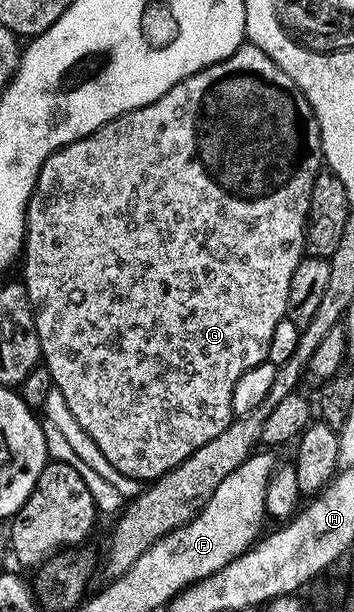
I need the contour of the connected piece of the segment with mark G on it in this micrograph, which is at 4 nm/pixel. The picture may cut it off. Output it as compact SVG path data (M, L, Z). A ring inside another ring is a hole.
M244 42L243 46L236 49L227 59L222 59L219 63L209 65L205 69L185 77L177 85L173 85L173 89L169 89L169 93L157 97L157 101L132 111L126 111L124 115L119 115L113 121L101 125L93 133L65 145L60 151L49 156L45 165L41 165L41 173L37 177L31 200L27 206L27 237L23 240L21 252L21 264L23 263L21 279L27 288L26 302L35 310L35 328L43 350L41 359L49 369L54 390L62 393L65 397L65 405L69 405L73 417L77 417L81 429L85 429L85 433L89 433L89 437L93 437L93 441L97 441L97 449L101 449L101 453L105 453L105 457L109 457L109 465L115 466L117 473L125 473L125 477L133 477L140 481L154 481L181 461L185 461L185 457L189 457L194 451L201 449L201 445L205 445L205 441L213 441L213 437L220 435L231 423L233 418L231 402L237 381L245 371L267 362L269 341L273 338L273 329L277 329L277 321L287 318L289 281L293 277L293 269L297 269L297 265L305 257L303 235L307 232L311 190L313 181L323 166L321 133L317 125L317 117L313 113L305 93L301 93L301 89L293 81L293 77L289 77L289 73L285 73L285 69L281 69L281 65L277 65L277 61L273 61L265 53L261 53L261 49L257 49L249 42Z

